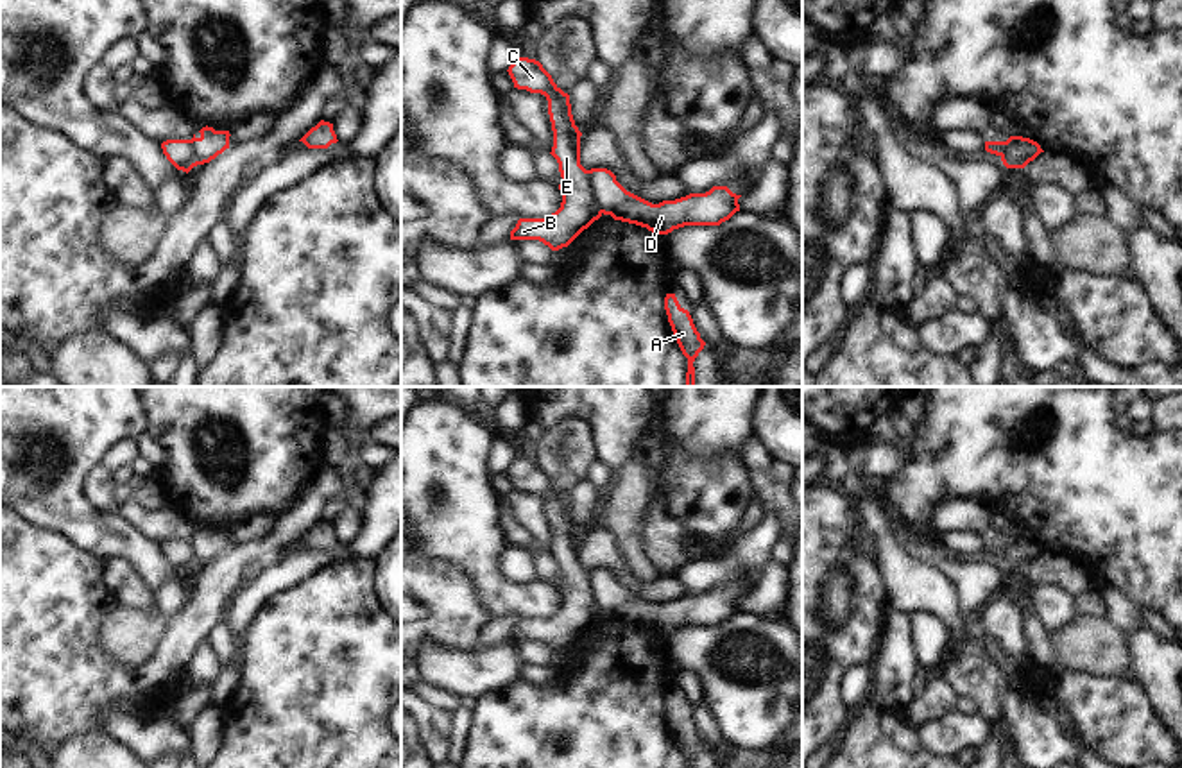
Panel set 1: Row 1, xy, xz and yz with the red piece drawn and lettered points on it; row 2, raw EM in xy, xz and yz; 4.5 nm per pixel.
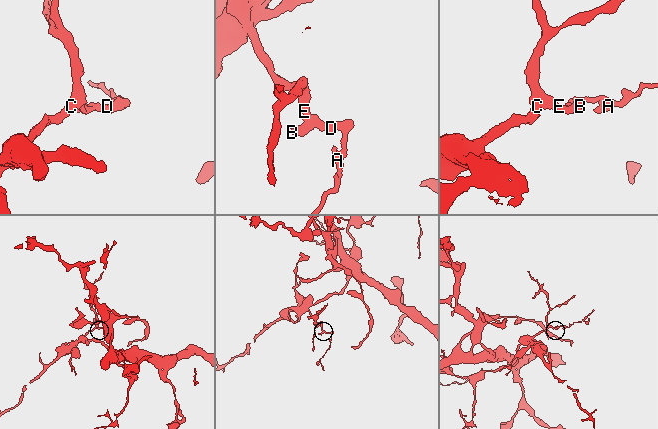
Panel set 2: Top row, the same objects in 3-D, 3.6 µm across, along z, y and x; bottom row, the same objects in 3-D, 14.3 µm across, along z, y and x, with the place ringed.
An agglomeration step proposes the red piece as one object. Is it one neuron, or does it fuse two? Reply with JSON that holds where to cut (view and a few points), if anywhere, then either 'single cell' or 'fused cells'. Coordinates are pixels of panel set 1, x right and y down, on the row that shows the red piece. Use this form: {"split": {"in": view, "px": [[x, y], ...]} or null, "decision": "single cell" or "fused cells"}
{"split": {"in": "xz", "px": [[588, 170], [595, 203], [602, 212]]}, "decision": "fused cells"}

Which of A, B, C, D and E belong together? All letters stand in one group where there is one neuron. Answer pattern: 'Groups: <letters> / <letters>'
Groups: A D / B C E.

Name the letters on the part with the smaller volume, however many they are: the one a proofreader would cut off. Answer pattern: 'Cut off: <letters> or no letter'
Cut off: A, D

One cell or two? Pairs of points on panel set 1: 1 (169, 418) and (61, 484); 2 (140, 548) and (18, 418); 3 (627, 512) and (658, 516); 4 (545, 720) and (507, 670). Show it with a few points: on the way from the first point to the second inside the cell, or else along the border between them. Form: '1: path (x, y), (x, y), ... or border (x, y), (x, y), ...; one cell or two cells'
1: border (144, 405), (149, 416), (145, 432); two cells
2: path (97, 521), (77, 502), (77, 460), (61, 434); one cell
3: border (658, 480), (654, 498), (643, 514), (647, 555); two cells
4: border (520, 681), (489, 691), (479, 700); two cells

